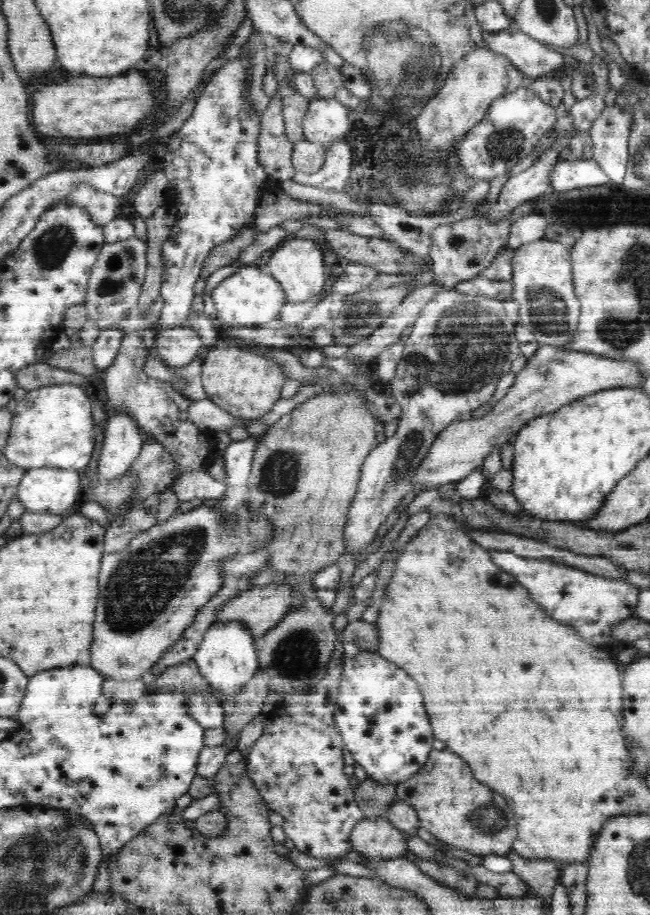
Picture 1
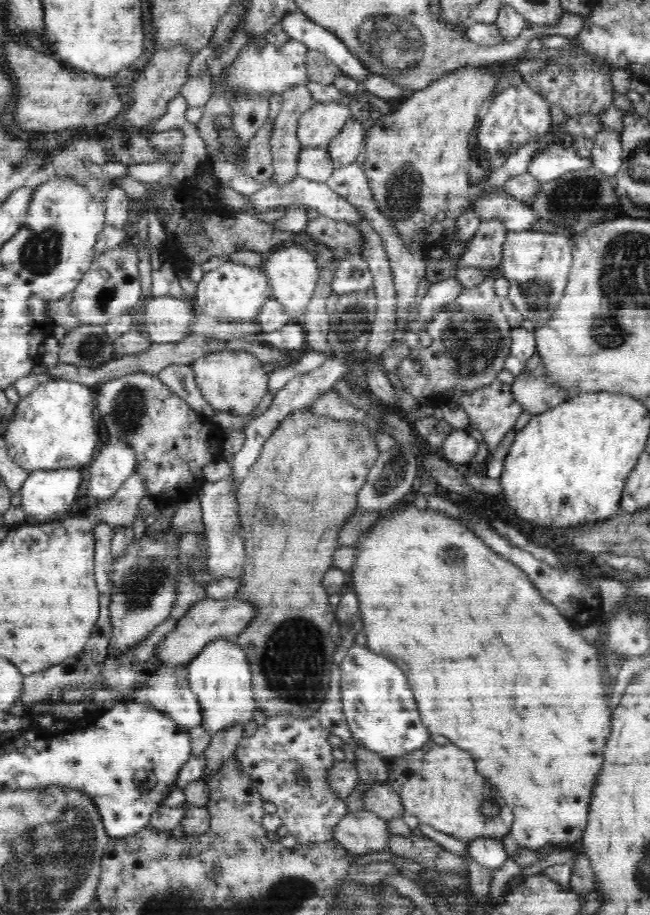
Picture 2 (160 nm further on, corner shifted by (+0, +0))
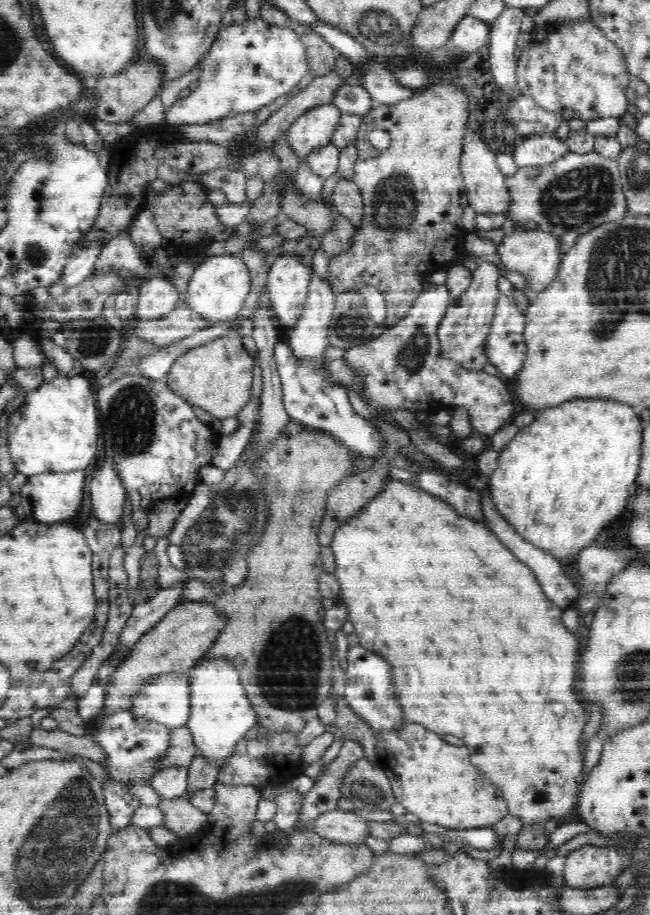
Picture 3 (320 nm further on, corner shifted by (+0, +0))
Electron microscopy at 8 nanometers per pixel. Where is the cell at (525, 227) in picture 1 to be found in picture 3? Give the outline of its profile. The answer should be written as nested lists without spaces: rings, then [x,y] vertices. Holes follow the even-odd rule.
[[[467,130],[462,152],[462,173],[469,206],[476,213],[496,213],[506,215],[510,210],[510,195],[505,185],[505,176],[496,163],[496,153],[480,137],[476,130]]]

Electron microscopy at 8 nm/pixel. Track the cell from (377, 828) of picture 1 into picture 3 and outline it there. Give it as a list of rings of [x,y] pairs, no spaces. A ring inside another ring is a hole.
[[[326,811],[311,824],[311,830],[335,843],[356,845],[369,837],[369,821],[354,811]]]

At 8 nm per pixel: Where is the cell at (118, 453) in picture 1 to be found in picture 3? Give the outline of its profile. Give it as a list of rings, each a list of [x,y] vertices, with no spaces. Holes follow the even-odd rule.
[[[110,461],[100,463],[98,466],[100,468],[92,470],[91,510],[98,520],[120,528],[127,500],[126,489]]]

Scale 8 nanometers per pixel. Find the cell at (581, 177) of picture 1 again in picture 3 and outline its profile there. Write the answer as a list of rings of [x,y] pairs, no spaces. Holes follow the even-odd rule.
[[[552,133],[523,139],[522,144],[513,149],[512,156],[519,167],[544,168],[564,158],[568,151],[569,146]]]

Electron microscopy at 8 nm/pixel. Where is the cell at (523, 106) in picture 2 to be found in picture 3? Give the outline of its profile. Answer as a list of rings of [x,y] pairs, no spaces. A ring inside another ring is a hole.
[[[520,96],[506,108],[506,120],[514,120],[516,132],[524,136],[555,133],[565,118],[538,106],[529,96]]]

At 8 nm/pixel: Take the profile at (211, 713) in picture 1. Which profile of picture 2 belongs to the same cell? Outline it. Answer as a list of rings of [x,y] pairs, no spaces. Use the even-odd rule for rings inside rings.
[[[156,672],[134,689],[131,698],[122,702],[131,700],[155,708],[184,728],[201,724],[203,712],[196,693],[188,687],[187,680],[179,679],[172,672]]]

